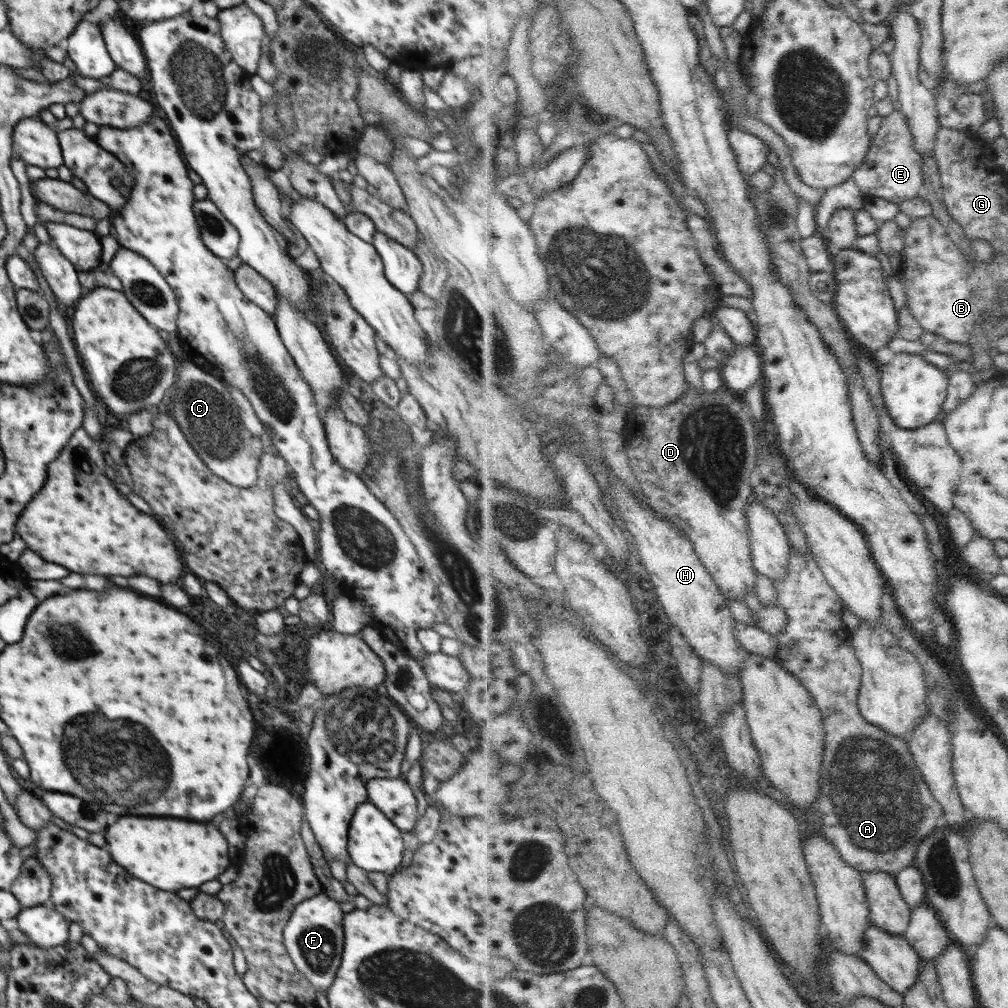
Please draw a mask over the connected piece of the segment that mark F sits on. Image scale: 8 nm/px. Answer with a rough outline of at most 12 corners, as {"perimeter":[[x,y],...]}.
{"perimeter":[[322,891],[283,928],[289,957],[327,992],[343,953],[340,903]]}

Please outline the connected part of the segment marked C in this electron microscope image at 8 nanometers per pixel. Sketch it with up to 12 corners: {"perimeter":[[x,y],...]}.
{"perimeter":[[182,360],[171,392],[186,440],[248,489],[262,441],[222,380]]}

